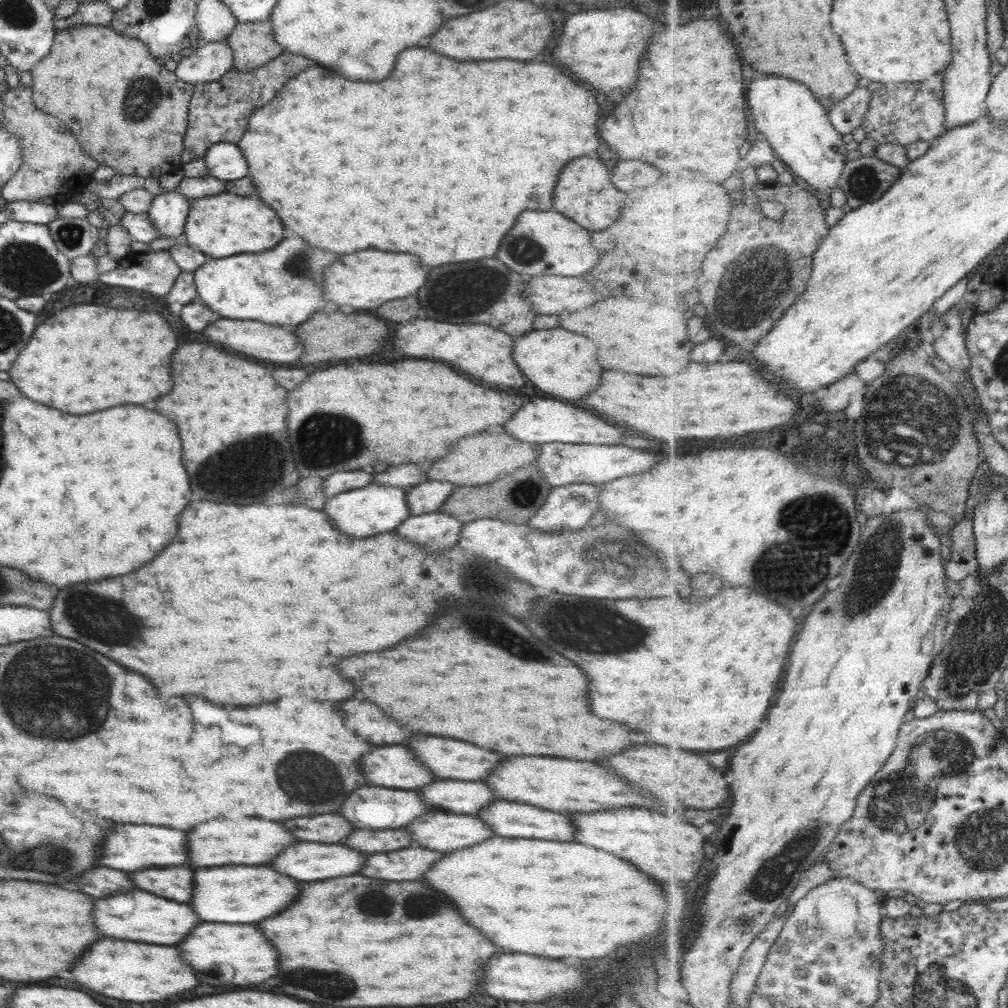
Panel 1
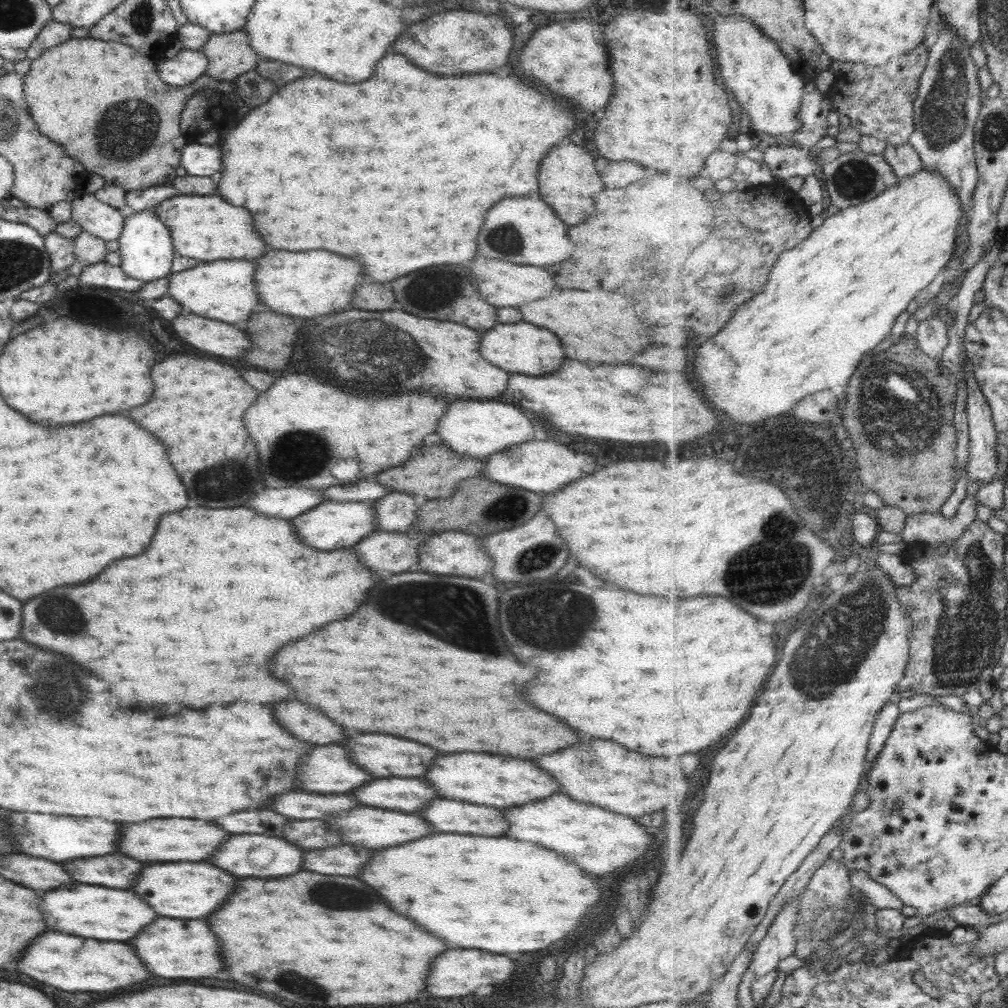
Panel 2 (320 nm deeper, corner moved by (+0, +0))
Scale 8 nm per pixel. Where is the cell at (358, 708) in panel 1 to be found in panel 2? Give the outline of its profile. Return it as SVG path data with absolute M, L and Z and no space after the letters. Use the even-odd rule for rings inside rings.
M281 702L273 706L273 718L279 726L309 744L331 744L343 740L343 730L329 722L315 708L307 708L299 702Z

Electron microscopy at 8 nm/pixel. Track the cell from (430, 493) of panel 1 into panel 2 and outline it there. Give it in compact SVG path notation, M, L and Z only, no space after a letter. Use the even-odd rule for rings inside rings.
M391 492L372 502L375 531L399 532L410 531L415 520L414 496L408 493Z

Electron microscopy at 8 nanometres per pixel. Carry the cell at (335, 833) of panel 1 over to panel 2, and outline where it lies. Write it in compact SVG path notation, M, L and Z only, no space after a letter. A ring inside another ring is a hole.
M241 810L213 820L227 834L263 834L279 836L287 818L271 810Z

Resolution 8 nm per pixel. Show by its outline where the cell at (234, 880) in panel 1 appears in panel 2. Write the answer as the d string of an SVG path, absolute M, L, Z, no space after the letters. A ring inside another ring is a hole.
M171 862L171 864L149 864L139 870L135 884L131 888L143 902L155 910L157 916L195 920L207 916L211 910L221 906L221 902L233 890L233 876L207 862Z

